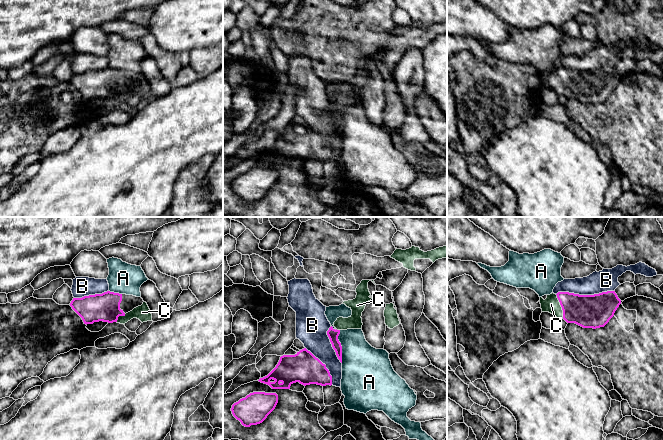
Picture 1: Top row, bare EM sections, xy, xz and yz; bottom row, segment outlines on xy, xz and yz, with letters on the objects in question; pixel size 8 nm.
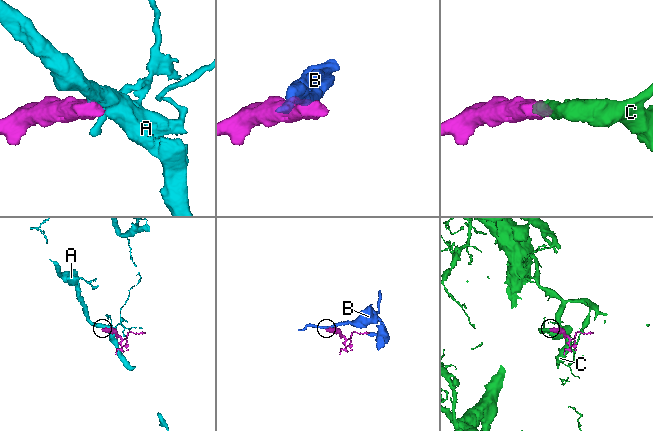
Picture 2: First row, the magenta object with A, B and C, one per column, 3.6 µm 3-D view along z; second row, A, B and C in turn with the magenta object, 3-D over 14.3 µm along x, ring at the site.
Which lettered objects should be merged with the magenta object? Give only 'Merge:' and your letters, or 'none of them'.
Merge: C

